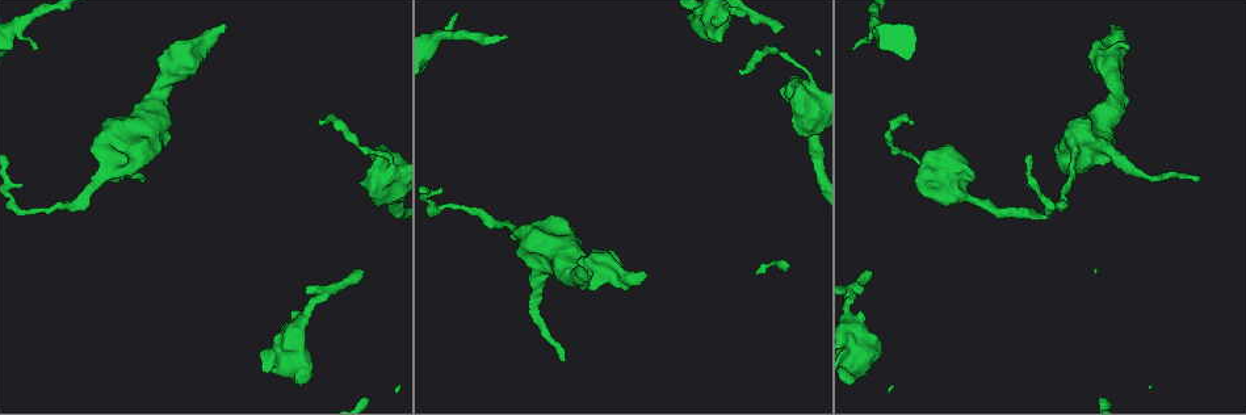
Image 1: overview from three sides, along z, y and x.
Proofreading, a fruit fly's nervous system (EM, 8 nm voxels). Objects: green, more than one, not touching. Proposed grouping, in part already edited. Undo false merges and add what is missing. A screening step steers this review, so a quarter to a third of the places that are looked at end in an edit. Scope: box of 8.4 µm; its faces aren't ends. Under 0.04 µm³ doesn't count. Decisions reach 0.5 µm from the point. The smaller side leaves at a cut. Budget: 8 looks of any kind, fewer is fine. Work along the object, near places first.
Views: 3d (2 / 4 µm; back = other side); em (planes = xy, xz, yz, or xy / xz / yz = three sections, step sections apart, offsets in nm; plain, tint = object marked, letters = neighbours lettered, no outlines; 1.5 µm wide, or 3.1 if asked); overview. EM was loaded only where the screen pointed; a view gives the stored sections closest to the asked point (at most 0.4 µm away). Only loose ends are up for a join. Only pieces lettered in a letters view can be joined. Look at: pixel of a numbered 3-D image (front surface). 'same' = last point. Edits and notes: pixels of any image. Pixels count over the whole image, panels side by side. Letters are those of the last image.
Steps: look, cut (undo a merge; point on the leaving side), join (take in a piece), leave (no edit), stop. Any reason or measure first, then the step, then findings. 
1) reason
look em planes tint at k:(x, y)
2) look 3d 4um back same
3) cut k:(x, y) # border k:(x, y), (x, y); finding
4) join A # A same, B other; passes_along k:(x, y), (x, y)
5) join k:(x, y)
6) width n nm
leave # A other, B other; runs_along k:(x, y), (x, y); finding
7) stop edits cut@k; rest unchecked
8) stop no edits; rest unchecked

an open end
look em xy step 8 letters at 1:(782, 29)

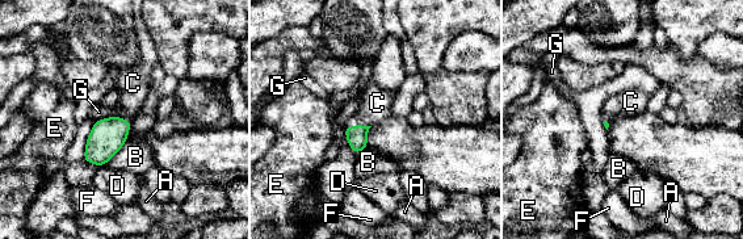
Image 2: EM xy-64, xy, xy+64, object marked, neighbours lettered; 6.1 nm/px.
join C # A other, B other, C same, D other, E other, F other, G other; passes_along 2:(356, 135), (357, 125), (377, 103); it goes on there

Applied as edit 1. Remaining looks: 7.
an open end
look 3d 2um at 1:(1115, 25)

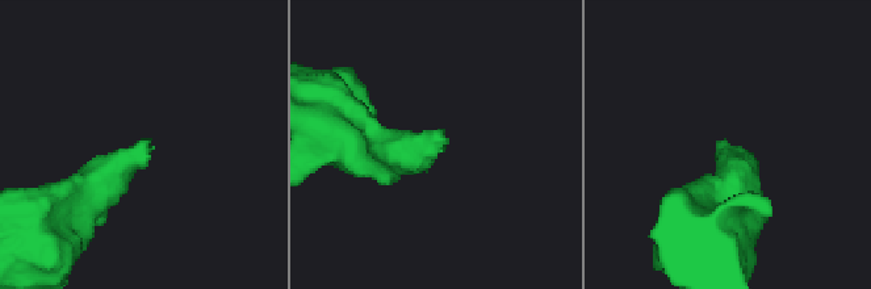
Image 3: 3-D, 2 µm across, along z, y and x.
look em planes letters at 3:(440, 143)

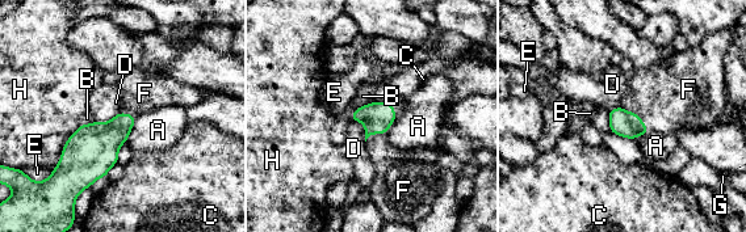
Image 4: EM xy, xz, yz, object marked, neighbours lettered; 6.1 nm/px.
join F # A other, B other, C other, D other, E other, F same, G other, H other; passes_along 4:(624, 123), (637, 114), (666, 96); the neuron continues

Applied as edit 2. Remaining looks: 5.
stop edits join@2, join@4; rest unchecked

